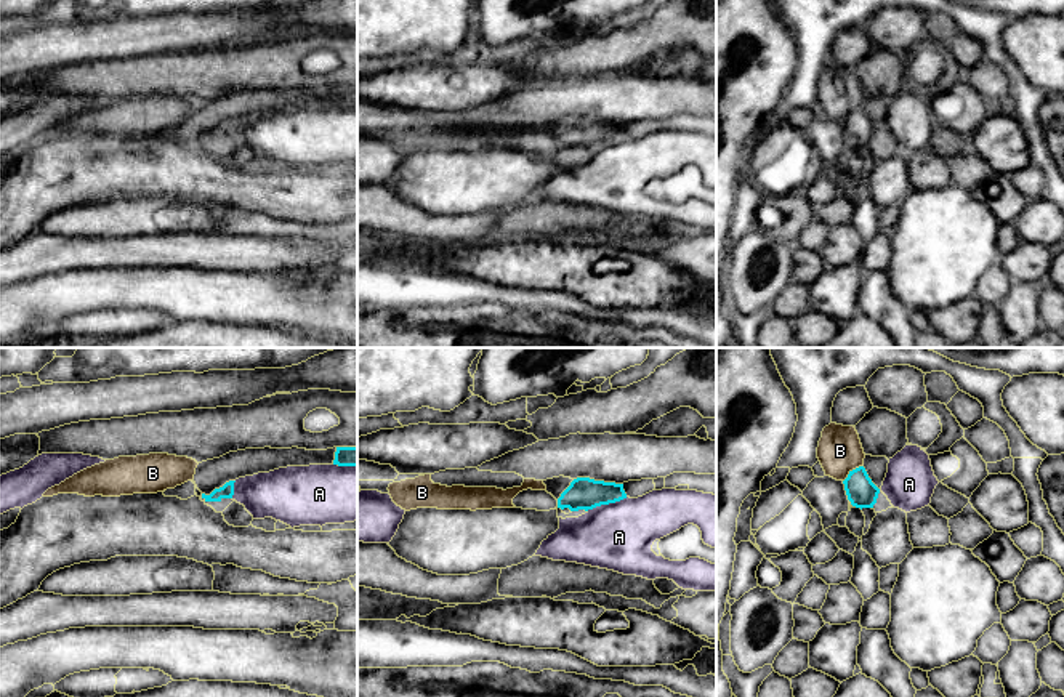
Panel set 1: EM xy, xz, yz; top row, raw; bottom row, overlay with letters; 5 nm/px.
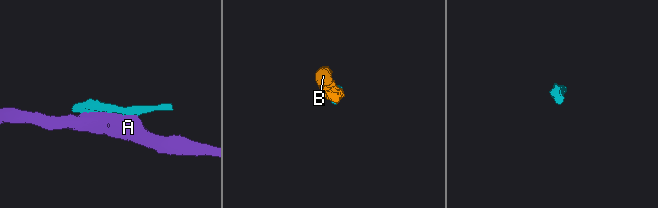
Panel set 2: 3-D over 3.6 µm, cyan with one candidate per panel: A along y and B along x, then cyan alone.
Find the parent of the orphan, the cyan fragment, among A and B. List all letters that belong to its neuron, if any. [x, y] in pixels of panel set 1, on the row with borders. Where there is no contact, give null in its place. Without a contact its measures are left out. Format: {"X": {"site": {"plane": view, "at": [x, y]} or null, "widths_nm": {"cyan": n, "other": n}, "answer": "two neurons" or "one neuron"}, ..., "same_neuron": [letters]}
{"A": {"site": {"plane": "xz", "at": [606, 503]}, "widths_nm": {"cyan": 160, "other": 340}, "answer": "two neurons"}, "B": {"site": {"plane": "yz", "at": [851, 471]}, "widths_nm": {"cyan": 150, "other": 220}, "answer": "two neurons"}, "same_neuron": []}

